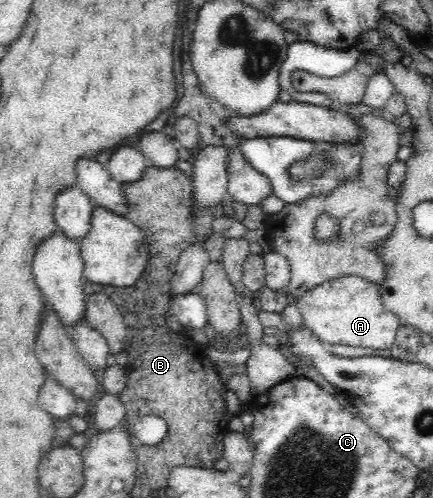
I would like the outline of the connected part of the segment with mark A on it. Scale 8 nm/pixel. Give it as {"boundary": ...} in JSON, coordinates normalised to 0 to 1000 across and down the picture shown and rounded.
{"boundary":[[[801,552],[760,560],[707,584],[686,610],[697,643],[727,677],[751,691],[896,701],[910,697],[921,671],[921,639],[887,618],[875,570]]]}

